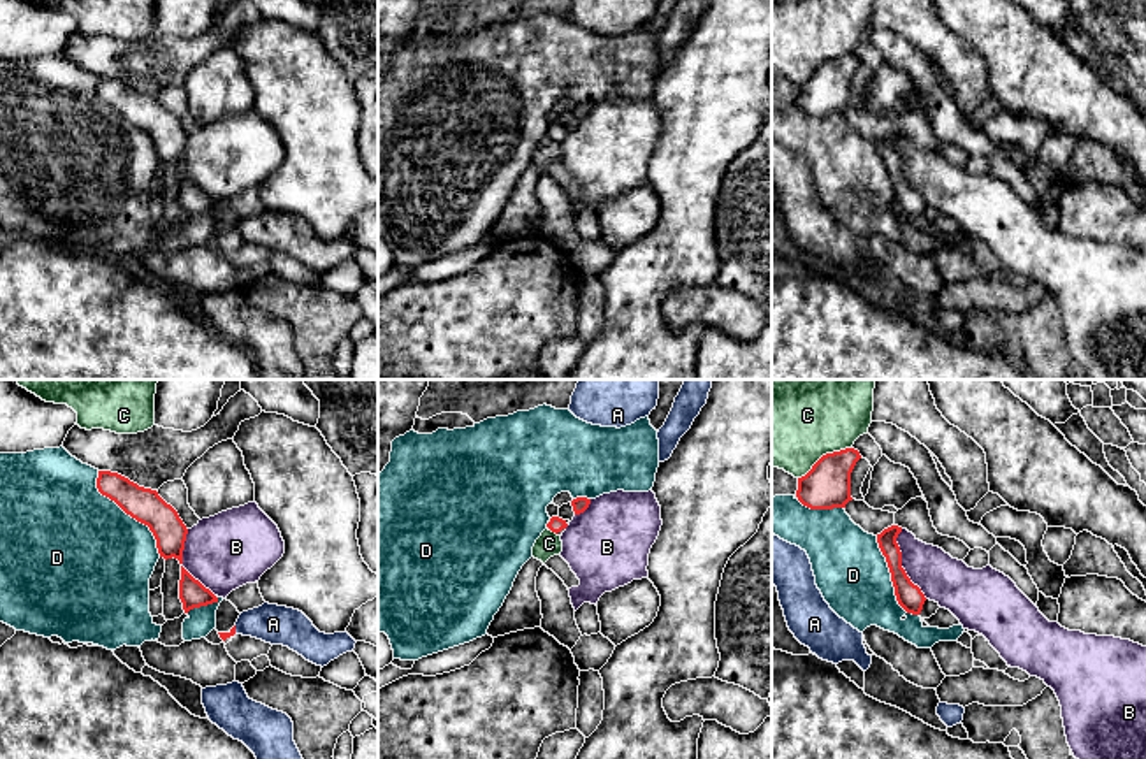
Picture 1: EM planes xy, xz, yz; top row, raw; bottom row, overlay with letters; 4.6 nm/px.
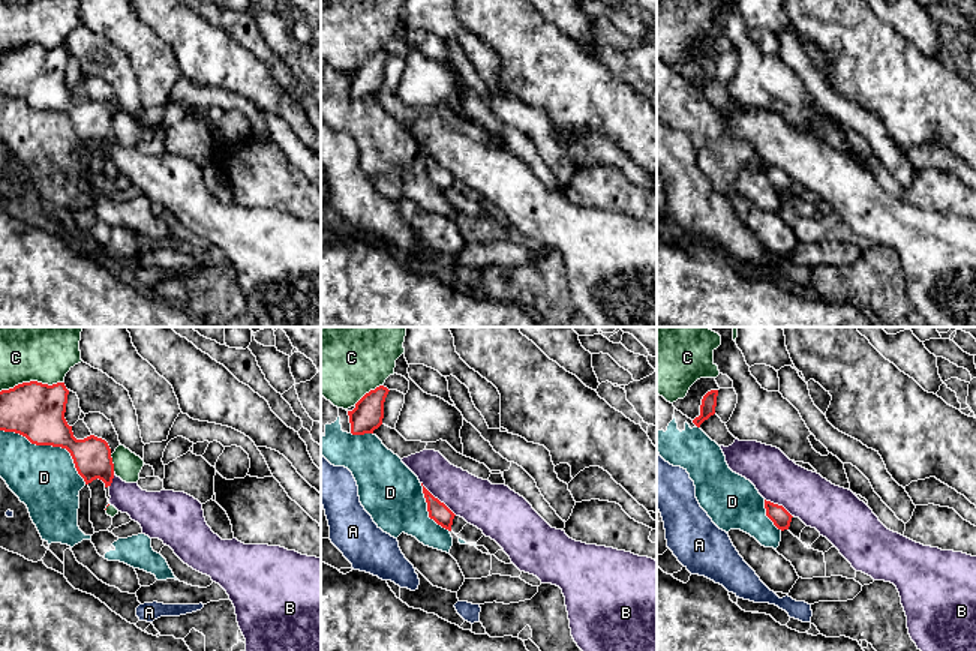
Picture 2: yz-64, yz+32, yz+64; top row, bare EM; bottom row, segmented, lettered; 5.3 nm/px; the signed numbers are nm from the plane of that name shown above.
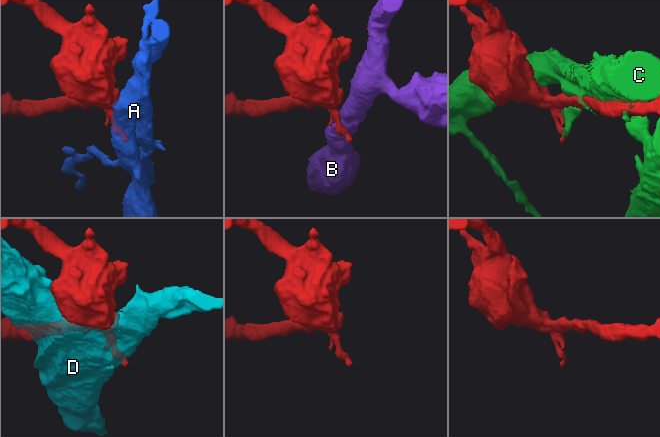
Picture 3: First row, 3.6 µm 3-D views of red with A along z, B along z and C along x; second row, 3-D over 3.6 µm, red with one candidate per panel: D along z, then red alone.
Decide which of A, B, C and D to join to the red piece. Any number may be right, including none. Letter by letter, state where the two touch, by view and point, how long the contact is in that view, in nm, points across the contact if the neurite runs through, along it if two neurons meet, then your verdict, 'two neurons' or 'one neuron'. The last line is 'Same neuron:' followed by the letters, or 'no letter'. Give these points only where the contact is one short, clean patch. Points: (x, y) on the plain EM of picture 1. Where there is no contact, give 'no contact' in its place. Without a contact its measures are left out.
A: xy (234, 236) | 40 nm | along xy (234, 232), (236, 239) | two neurons
B: yz (900, 171) | 340 nm | along yz (900, 136), (897, 151), (902, 162), (902, 174), (927, 204) | two neurons
C: yz (826, 60) | 280 nm | two neurons
D: xy (129, 120) | 480 nm | two neurons
Same neuron: no letter

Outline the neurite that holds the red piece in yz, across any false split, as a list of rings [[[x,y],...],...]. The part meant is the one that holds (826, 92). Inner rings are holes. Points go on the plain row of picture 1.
[[[854,54],[823,61],[798,84],[798,107],[810,116],[845,114],[851,104],[851,79],[861,65]]]

